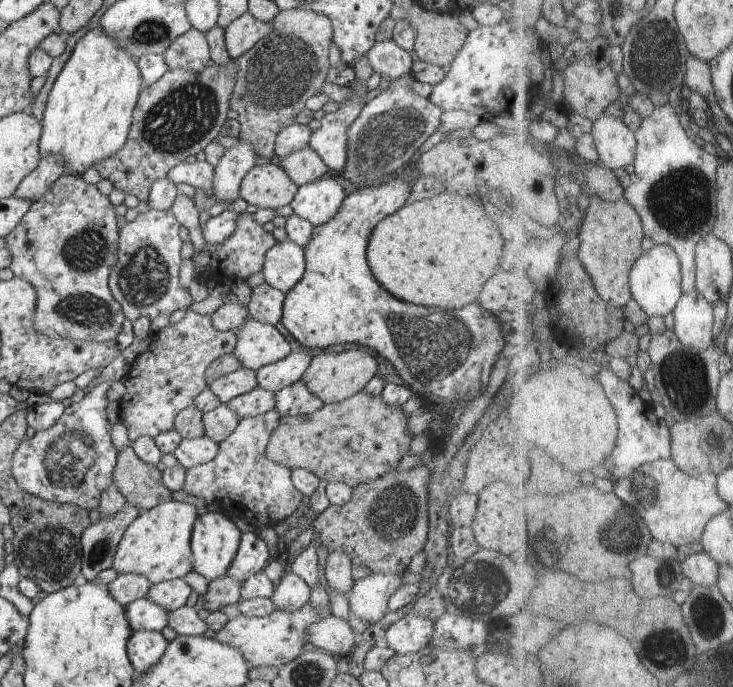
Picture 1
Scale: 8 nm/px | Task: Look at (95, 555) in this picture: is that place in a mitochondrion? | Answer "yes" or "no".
yes

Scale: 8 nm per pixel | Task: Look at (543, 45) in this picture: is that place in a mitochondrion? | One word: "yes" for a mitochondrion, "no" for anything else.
no

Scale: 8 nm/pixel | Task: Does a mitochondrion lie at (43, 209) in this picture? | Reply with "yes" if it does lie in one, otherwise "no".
no

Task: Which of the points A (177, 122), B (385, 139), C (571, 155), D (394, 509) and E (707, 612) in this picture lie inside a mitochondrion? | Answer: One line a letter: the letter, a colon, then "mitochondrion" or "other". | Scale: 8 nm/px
A: mitochondrion
B: mitochondrion
C: other
D: mitochondrion
E: mitochondrion

